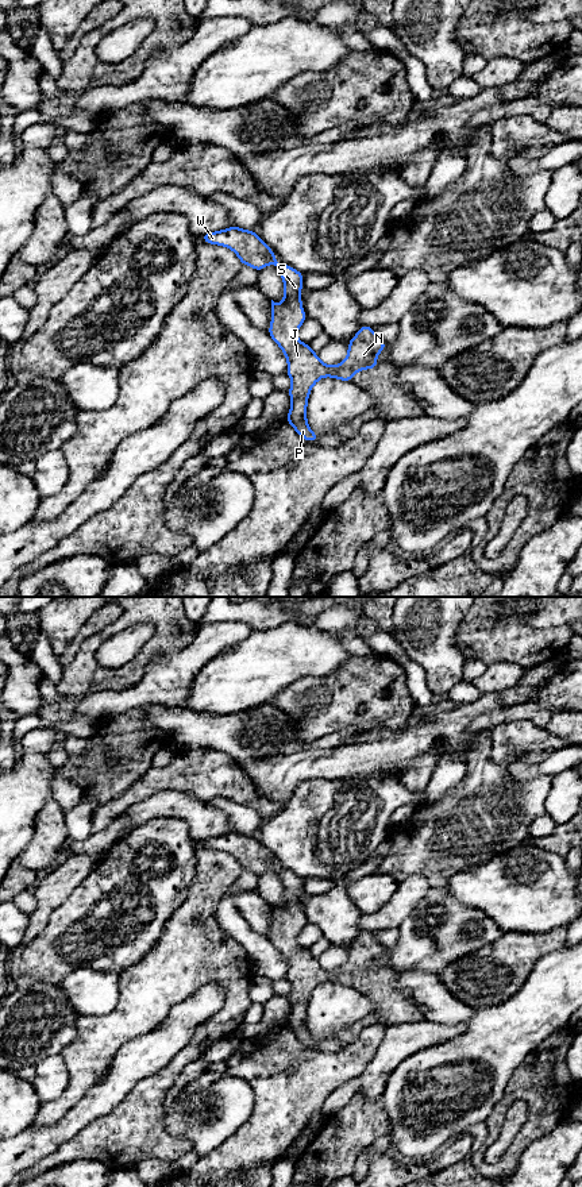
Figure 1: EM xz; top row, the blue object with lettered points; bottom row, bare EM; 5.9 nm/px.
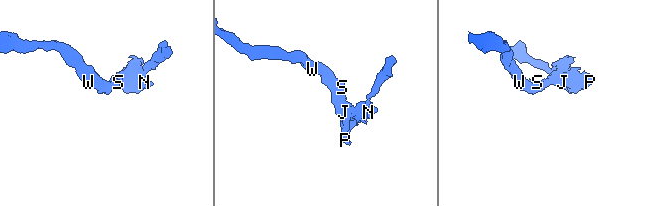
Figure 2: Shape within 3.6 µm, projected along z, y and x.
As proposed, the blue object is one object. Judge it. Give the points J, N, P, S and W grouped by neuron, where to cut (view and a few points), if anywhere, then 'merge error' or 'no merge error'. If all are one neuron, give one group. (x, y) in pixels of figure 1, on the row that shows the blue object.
J N P S W | no cut | no merge error

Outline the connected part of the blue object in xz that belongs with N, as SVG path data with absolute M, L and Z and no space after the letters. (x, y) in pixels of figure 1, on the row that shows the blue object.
M236 226L200 236L205 243L226 246L240 259L242 265L261 271L269 263L274 263L284 281L284 302L271 300L271 324L269 335L280 346L288 359L286 374L292 379L289 396L292 406L286 421L308 442L319 442L320 438L309 428L307 421L307 404L312 386L323 377L334 377L346 382L359 370L373 370L378 362L377 355L383 351L386 342L381 340L373 327L362 325L348 342L348 352L342 365L324 365L309 344L301 343L296 336L307 319L302 311L301 289L304 274L292 266L281 265L273 250L258 236L255 231L246 231Z

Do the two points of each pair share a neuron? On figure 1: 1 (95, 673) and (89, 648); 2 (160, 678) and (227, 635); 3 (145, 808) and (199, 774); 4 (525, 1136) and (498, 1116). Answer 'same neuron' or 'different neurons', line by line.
1: same neuron
2: same neuron
3: different neurons
4: same neuron

